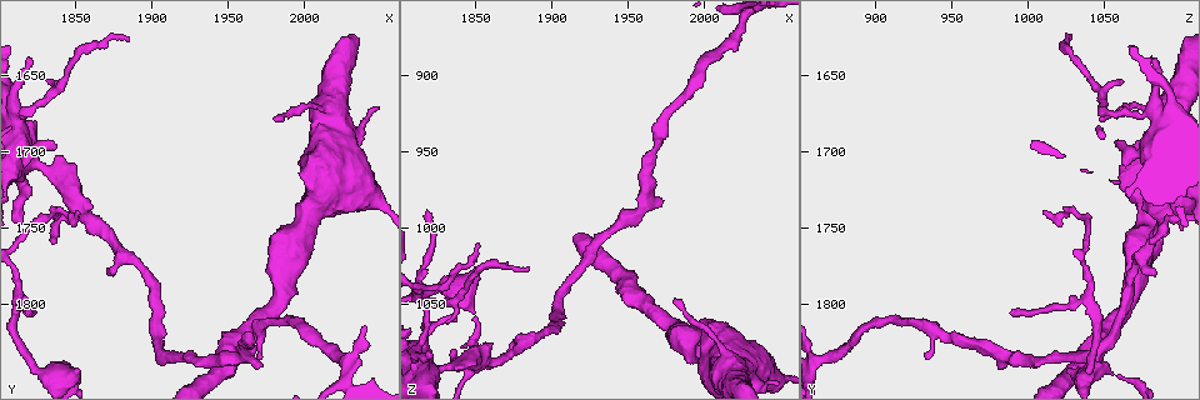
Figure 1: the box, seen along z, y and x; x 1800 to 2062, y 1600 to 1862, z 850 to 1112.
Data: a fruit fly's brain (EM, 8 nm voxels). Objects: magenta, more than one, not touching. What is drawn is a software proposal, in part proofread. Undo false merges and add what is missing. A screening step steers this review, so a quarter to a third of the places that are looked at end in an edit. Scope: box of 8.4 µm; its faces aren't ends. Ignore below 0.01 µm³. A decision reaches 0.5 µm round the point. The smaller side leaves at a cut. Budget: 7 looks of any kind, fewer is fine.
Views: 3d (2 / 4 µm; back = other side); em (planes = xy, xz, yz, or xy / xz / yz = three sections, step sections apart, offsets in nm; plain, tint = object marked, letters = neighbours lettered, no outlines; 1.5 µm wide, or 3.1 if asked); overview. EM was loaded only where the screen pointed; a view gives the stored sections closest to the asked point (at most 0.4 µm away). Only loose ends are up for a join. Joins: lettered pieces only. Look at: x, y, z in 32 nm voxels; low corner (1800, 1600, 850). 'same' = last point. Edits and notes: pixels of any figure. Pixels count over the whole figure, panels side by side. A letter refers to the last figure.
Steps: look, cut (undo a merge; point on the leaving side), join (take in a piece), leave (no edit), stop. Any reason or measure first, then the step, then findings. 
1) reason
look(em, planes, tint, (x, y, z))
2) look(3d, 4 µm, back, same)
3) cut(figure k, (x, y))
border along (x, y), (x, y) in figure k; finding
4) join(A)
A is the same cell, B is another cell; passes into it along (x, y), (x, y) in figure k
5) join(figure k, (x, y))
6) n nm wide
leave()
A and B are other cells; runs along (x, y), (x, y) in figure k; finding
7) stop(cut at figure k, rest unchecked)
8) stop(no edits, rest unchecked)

an open end
look(em, planes, letters, (1820, 1806, 988))

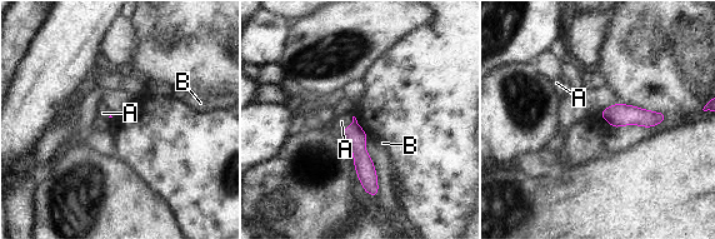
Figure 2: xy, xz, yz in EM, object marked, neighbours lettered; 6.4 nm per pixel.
join(figure 2, (341, 122))
A is the same cell, B is another cell; passes into it along (354, 137), (350, 125), (341, 122) in figure 2; the cell continues

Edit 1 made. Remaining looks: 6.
look(overview)

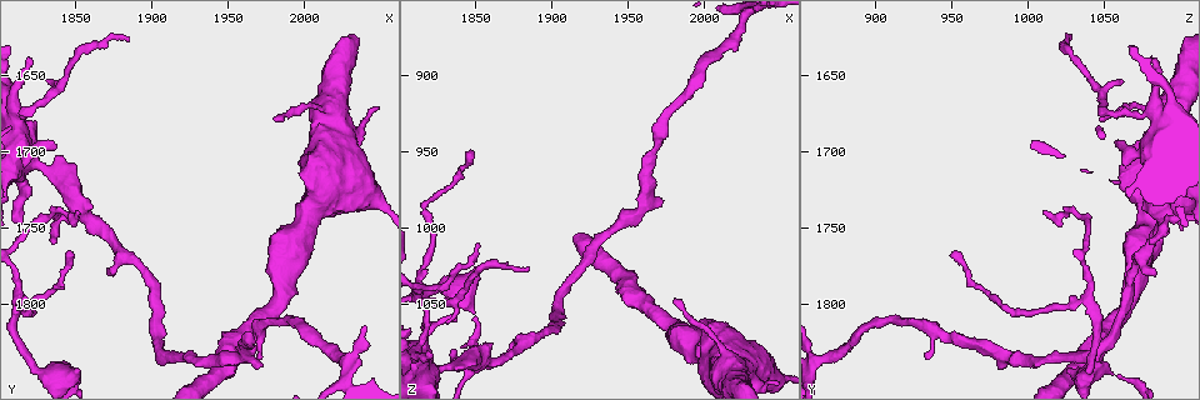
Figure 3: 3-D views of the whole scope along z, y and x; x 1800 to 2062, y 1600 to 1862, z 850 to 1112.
thin end
look(em, xz, step 8, letters, (1844, 1766, 950))

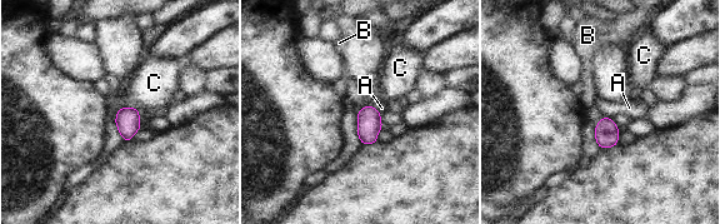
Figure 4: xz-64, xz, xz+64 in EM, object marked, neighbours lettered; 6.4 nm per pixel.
leave()
A, B and C are other cells; border along (120, 106), (133, 106), (140, 112) in figure 4; none of them fits

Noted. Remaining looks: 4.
sudden change in width
look(3d, 4 µm, (2012, 1672, 1082))

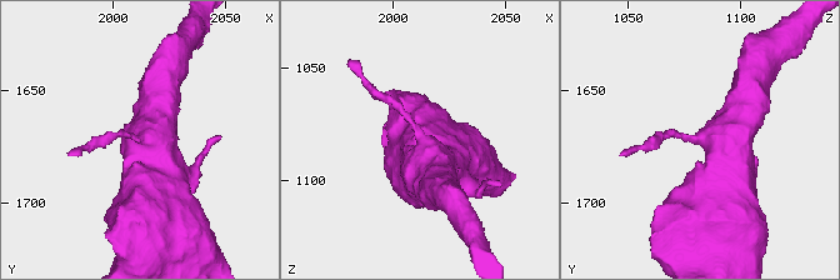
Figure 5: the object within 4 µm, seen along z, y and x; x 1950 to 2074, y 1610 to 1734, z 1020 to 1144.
shape alone is not enough
look(em, planes, letters, (2014, 1672, 1081))

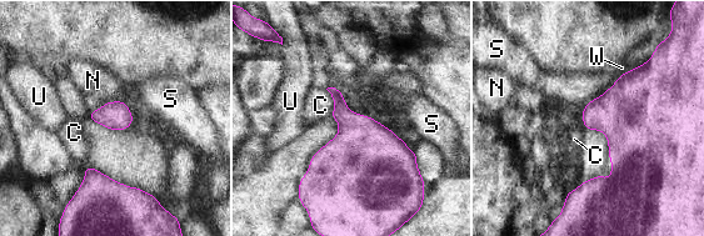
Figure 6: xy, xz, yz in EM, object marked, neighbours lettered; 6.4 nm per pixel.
leave()
C, N, S, U and W are other cells; all the same cell

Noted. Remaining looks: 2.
stop(join at figure 2, rest unchecked)

